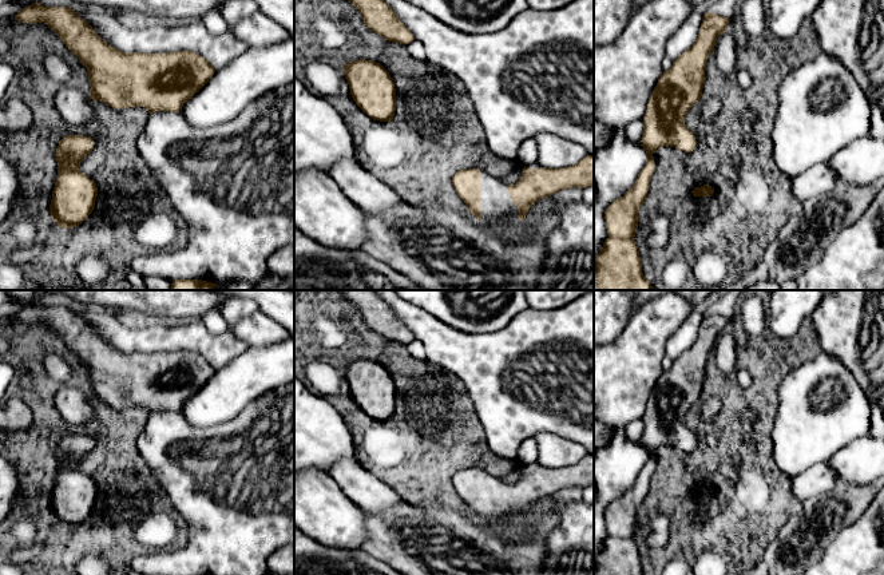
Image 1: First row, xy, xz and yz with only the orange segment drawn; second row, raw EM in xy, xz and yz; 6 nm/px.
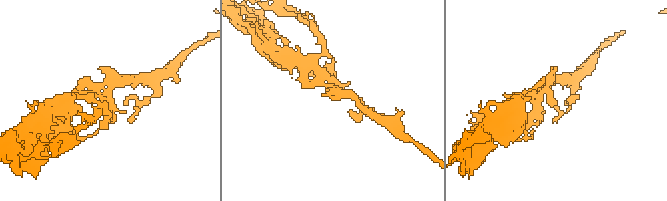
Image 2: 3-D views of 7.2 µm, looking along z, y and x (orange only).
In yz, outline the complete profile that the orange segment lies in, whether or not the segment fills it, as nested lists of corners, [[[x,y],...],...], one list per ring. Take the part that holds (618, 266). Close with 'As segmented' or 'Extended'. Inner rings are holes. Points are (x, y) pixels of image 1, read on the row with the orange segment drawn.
[[[713,12],[703,15],[694,44],[678,56],[665,71],[651,96],[643,116],[642,147],[647,162],[634,186],[604,211],[609,238],[594,263],[594,290],[651,290],[651,283],[642,273],[639,250],[634,239],[638,213],[650,187],[655,170],[653,154],[670,146],[691,152],[697,144],[694,134],[686,127],[687,111],[702,96],[705,70],[715,40],[726,32],[729,19]]]. As segmented

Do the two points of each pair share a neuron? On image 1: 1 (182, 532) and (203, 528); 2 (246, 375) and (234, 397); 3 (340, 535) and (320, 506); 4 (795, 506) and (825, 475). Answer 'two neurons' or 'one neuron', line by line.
1: two neurons
2: one neuron
3: one neuron
4: two neurons

